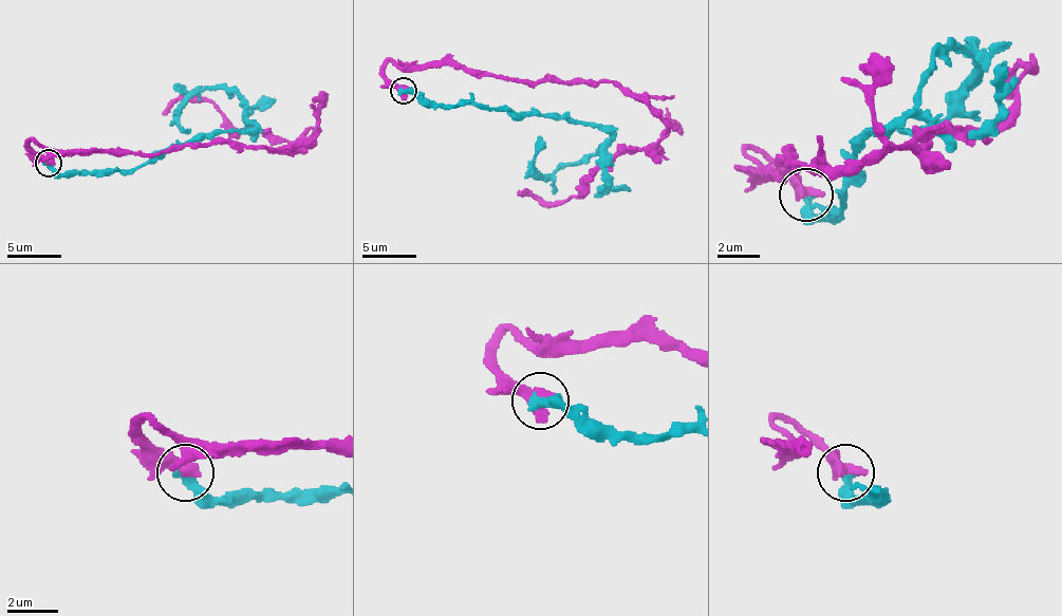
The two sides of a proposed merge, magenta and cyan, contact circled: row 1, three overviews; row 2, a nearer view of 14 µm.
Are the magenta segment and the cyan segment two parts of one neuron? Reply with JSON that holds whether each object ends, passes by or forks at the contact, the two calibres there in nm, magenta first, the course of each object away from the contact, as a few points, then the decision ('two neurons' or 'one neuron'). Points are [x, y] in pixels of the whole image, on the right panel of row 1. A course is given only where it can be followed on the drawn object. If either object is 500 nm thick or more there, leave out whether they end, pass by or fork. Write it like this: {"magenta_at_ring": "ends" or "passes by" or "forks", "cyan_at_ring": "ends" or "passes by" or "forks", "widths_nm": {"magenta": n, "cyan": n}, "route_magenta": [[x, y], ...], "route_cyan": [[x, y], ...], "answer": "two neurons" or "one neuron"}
{"widths_nm": {"magenta": 600, "cyan": 420}, "route_magenta": [[807, 193], [743, 150], [781, 178], [792, 156], [872, 162], [989, 129], [1005, 97]], "route_cyan": [[807, 193], [818, 215], [834, 215], [855, 150], [898, 118], [941, 55], [973, 60], [941, 118], [898, 129]], "answer": "two neurons"}

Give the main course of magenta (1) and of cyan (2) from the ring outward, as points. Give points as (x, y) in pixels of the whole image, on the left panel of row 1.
1: (48, 162), (34, 141), (58, 151), (150, 154), (312, 144), (230, 130), (211, 103), (180, 97), (163, 114)
2: (48, 162), (61, 173), (128, 170), (255, 125), (234, 92), (206, 90), (180, 116), (187, 130)

